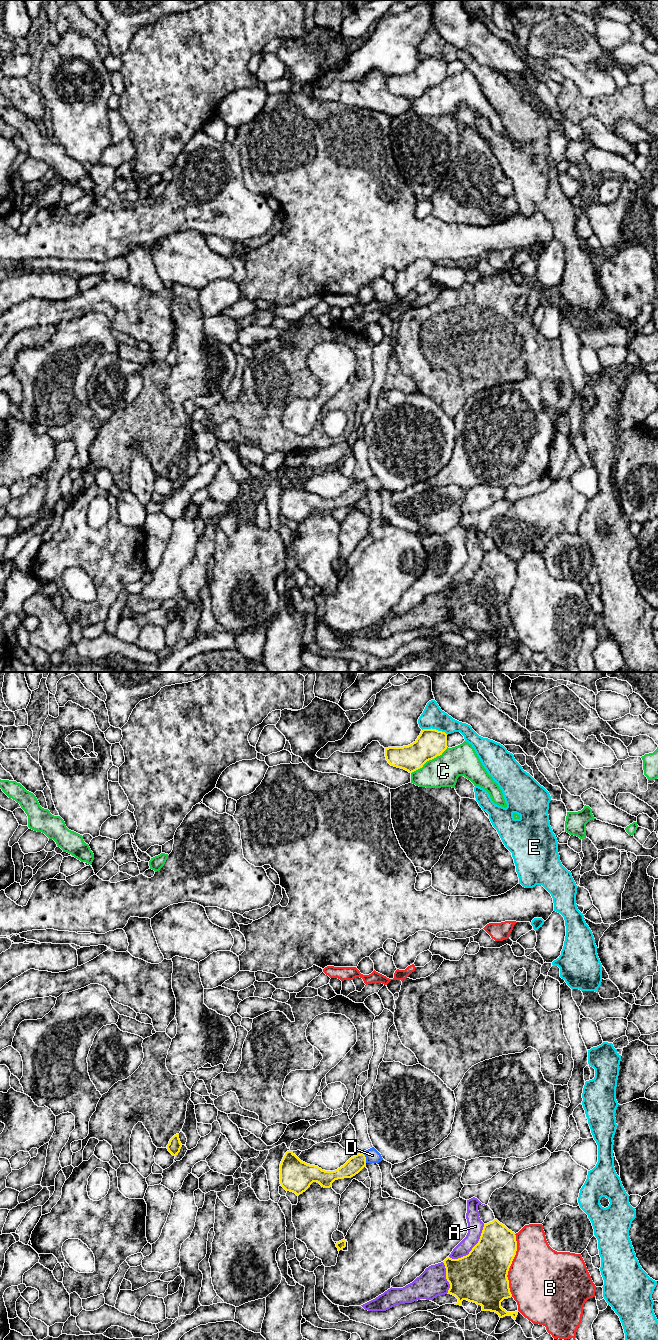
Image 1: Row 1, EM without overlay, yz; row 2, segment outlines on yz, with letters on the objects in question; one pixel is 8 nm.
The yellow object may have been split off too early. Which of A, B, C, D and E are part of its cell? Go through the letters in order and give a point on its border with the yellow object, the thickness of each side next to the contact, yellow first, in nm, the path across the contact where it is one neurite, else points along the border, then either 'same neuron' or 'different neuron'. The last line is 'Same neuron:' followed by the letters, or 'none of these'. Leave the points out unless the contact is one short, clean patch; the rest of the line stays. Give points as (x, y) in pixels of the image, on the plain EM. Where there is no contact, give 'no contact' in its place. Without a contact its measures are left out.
A: yz (472, 576) | 420/130 nm | different neuron
B: yz (510, 593) | 420/480 nm | different neuron
C: yz (429, 87) | 220/260 nm | different neuron
D: yz (365, 486) | 140/110 nm | across yz (355, 492), (365, 486), (372, 483) | same neuron
E: yz (435, 57) | 220/180 nm | different neuron
Same neuron: D

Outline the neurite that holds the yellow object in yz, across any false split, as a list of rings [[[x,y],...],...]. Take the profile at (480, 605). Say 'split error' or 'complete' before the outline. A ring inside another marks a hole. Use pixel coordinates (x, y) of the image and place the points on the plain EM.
complete; [[[497,547],[484,552],[478,571],[472,576],[468,583],[458,587],[447,585],[443,591],[446,596],[446,607],[450,612],[447,622],[458,627],[455,633],[462,633],[463,628],[482,634],[482,639],[491,639],[500,646],[511,644],[514,648],[519,639],[507,640],[501,635],[504,627],[512,625],[509,616],[508,599],[516,583],[517,569],[514,560],[509,558]]]

